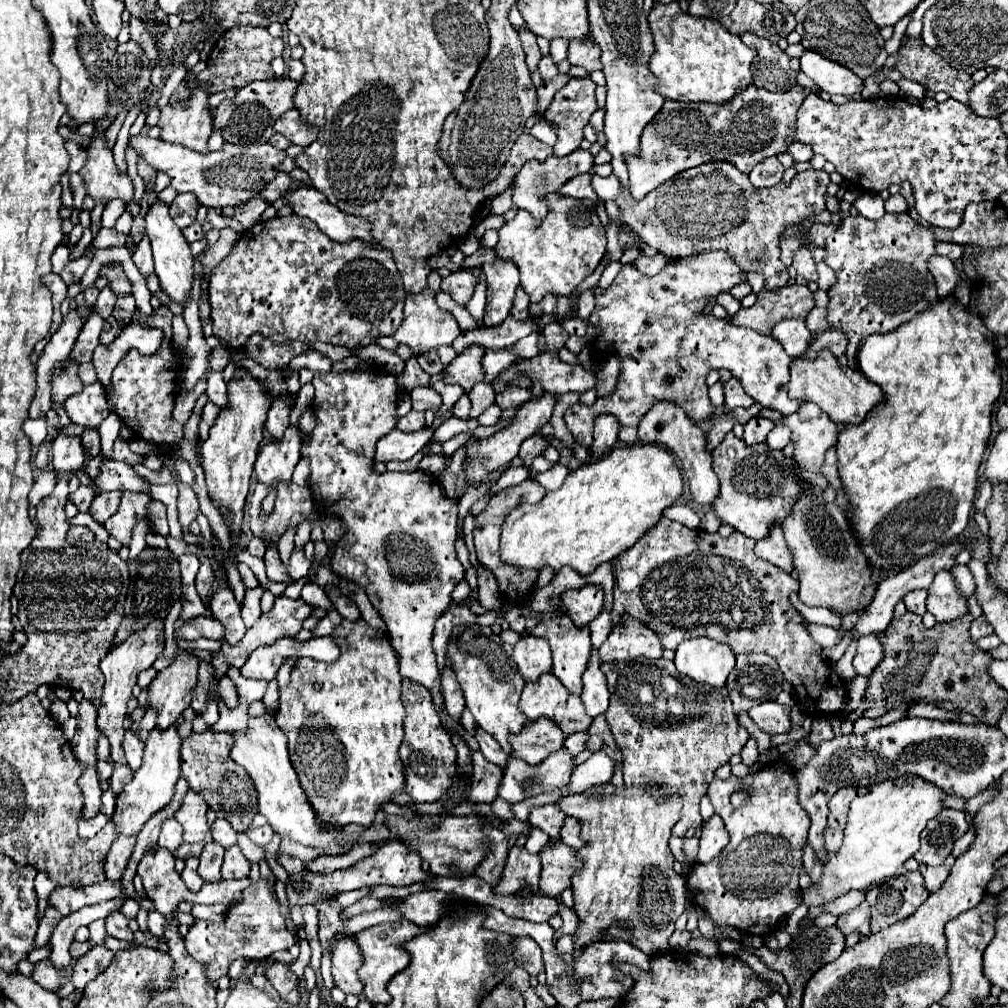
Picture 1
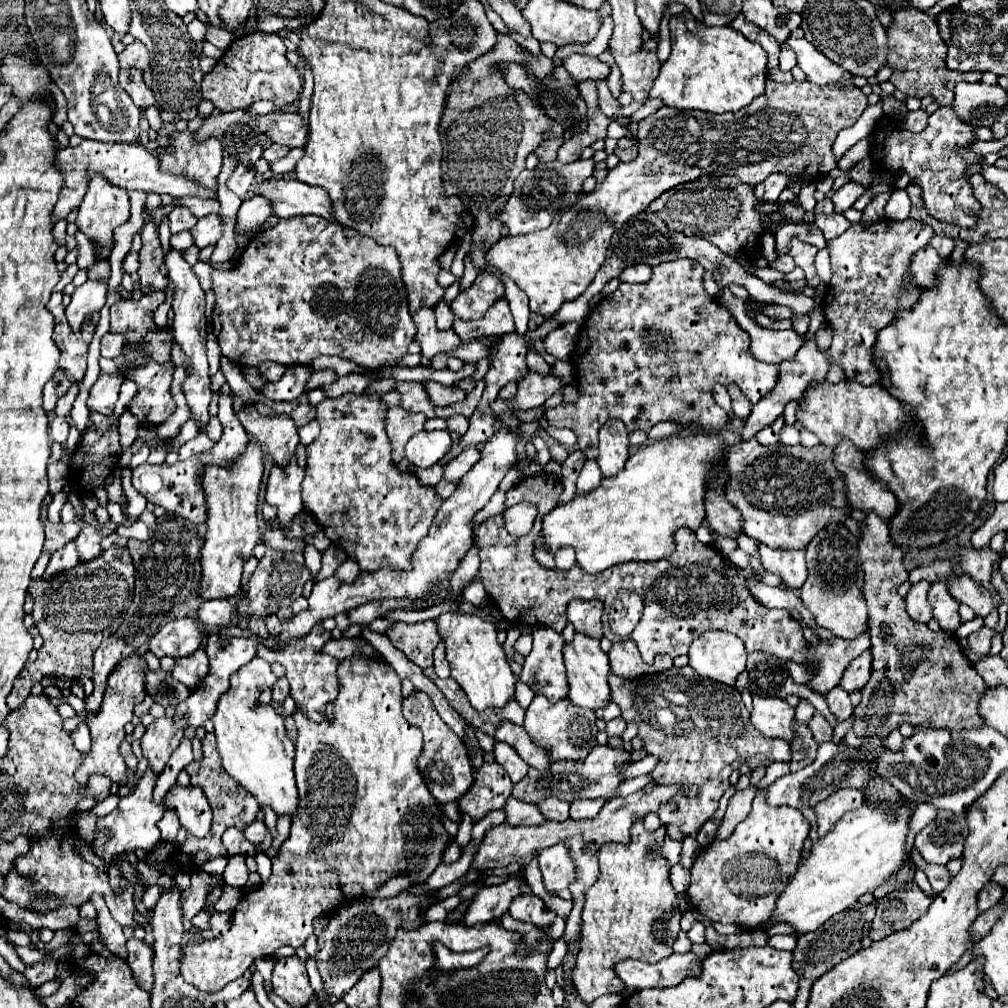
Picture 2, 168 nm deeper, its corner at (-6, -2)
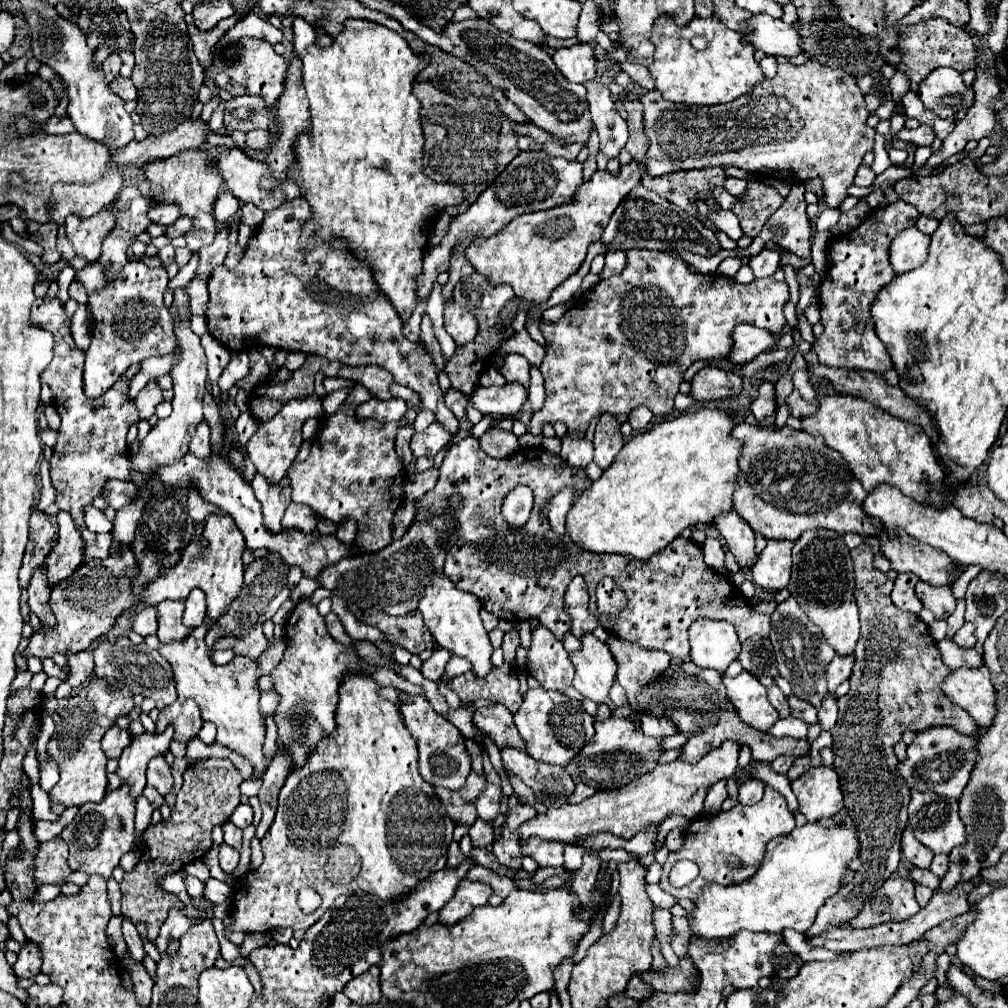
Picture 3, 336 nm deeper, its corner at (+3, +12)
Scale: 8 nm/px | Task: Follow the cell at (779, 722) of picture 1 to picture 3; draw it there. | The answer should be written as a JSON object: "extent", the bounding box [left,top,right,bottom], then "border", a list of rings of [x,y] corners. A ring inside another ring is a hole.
{"extent":[722,672,780,730],"border":[[[748,672],[736,678],[722,676],[726,698],[734,704],[740,720],[756,730],[768,730],[780,718],[776,708],[766,698],[766,688]]]}

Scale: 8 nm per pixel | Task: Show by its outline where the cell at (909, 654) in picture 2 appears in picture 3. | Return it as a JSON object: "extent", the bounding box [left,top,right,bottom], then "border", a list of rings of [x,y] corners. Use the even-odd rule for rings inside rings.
{"extent":[806,544,976,936],"border":[[[860,544],[850,550],[854,564],[854,596],[860,608],[862,632],[854,652],[854,670],[850,676],[850,692],[838,698],[838,722],[830,730],[834,742],[834,770],[844,794],[844,812],[852,818],[860,842],[862,868],[854,880],[842,886],[818,910],[816,922],[806,936],[818,936],[824,930],[848,922],[862,910],[866,898],[892,876],[900,862],[900,840],[906,828],[906,808],[910,802],[910,788],[898,774],[898,758],[892,748],[906,730],[922,732],[930,726],[952,726],[962,734],[976,730],[976,722],[968,712],[950,704],[942,696],[940,684],[950,674],[938,656],[936,640],[930,636],[928,626],[914,614],[902,612],[890,600],[892,580],[878,572],[872,564],[874,550]]]}

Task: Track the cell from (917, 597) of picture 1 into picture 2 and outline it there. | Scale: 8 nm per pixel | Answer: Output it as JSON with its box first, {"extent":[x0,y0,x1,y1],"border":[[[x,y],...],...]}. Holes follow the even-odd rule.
{"extent":[905,582,931,622],"border":[[[919,582],[913,584],[913,588],[909,590],[905,602],[907,602],[907,612],[911,614],[911,618],[919,620],[919,622],[929,622],[931,620],[931,606],[927,600],[927,592],[929,592],[929,582]]]}

